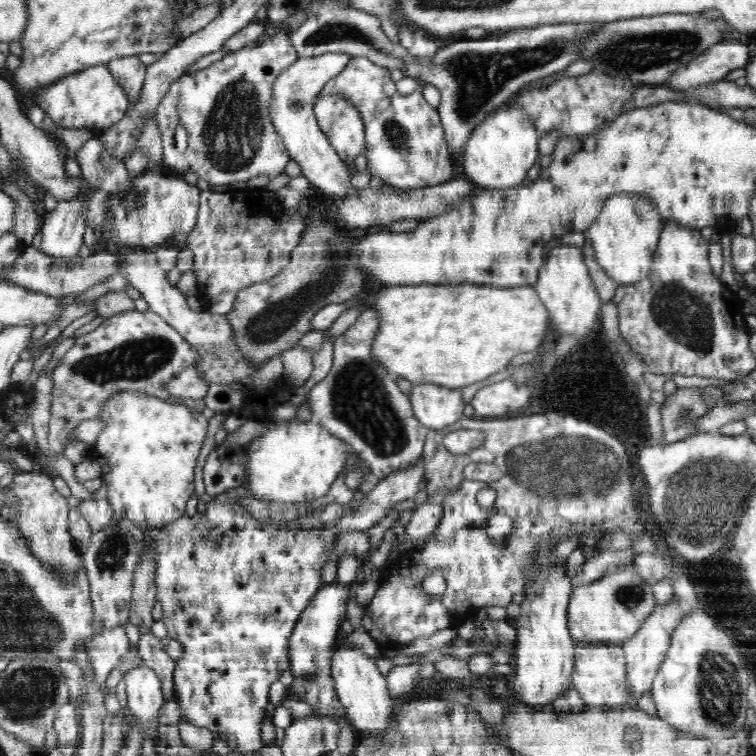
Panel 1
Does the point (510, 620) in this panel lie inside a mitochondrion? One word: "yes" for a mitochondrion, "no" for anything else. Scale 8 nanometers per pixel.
no

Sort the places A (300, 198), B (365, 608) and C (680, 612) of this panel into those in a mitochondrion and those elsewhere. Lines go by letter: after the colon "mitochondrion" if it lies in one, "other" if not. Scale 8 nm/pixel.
A: other
B: other
C: other

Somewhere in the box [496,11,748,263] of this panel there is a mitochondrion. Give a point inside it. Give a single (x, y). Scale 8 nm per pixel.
(634, 51)

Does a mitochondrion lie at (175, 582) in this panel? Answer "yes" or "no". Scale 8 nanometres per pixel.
no

